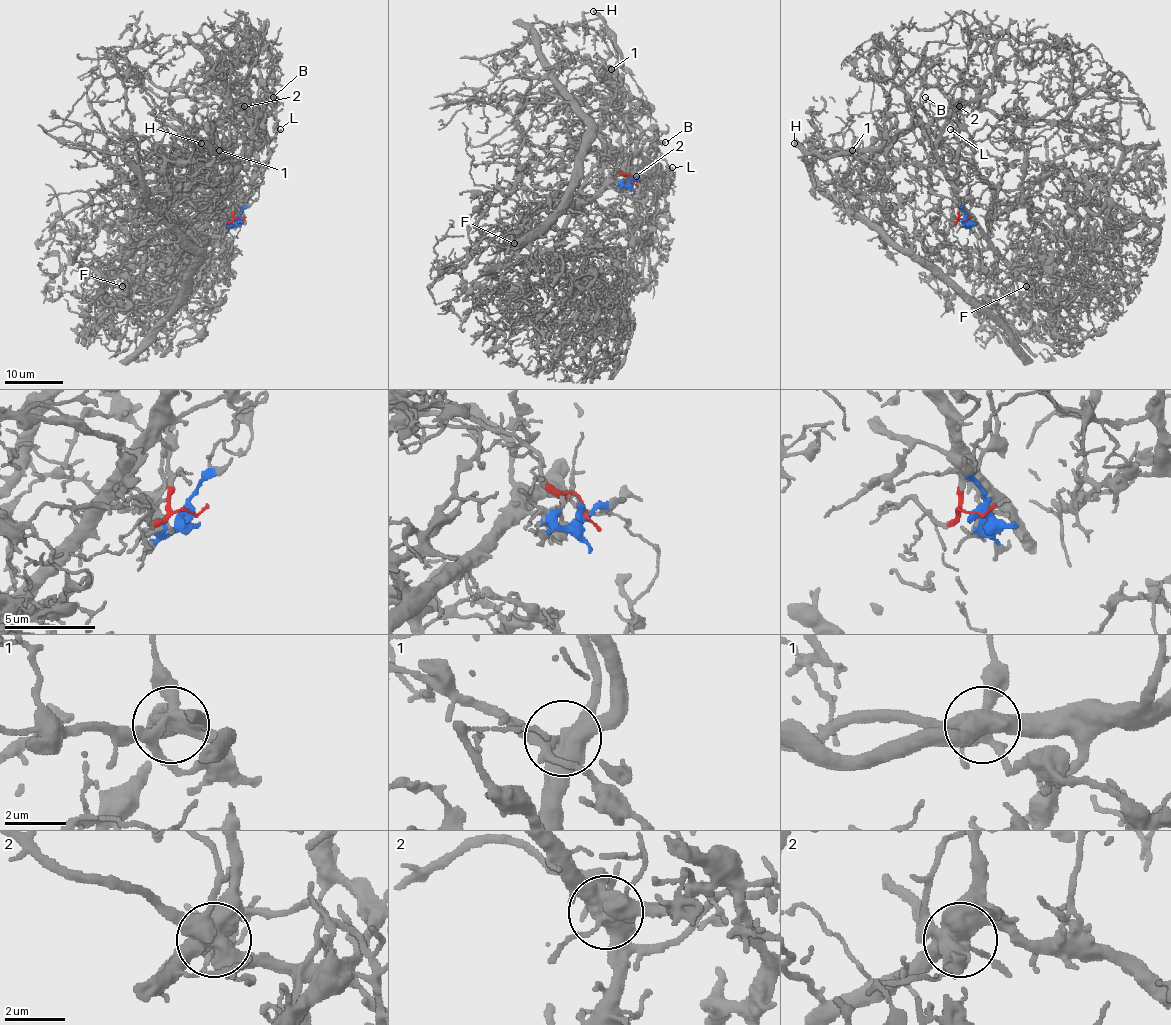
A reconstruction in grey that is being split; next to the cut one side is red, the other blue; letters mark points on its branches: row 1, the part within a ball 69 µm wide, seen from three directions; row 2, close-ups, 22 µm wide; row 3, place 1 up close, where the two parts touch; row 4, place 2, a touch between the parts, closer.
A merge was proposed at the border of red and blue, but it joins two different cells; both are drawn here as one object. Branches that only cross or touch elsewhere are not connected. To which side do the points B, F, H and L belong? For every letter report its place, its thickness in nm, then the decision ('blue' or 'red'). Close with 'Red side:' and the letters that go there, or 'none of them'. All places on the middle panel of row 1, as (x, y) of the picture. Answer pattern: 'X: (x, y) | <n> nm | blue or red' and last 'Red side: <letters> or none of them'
B: (665, 142) | 160 nm | red
F: (514, 243) | 160 nm | blue
H: (593, 11) | 480 nm | red
L: (672, 167) | 150 nm | red
Red side: B, H, L

